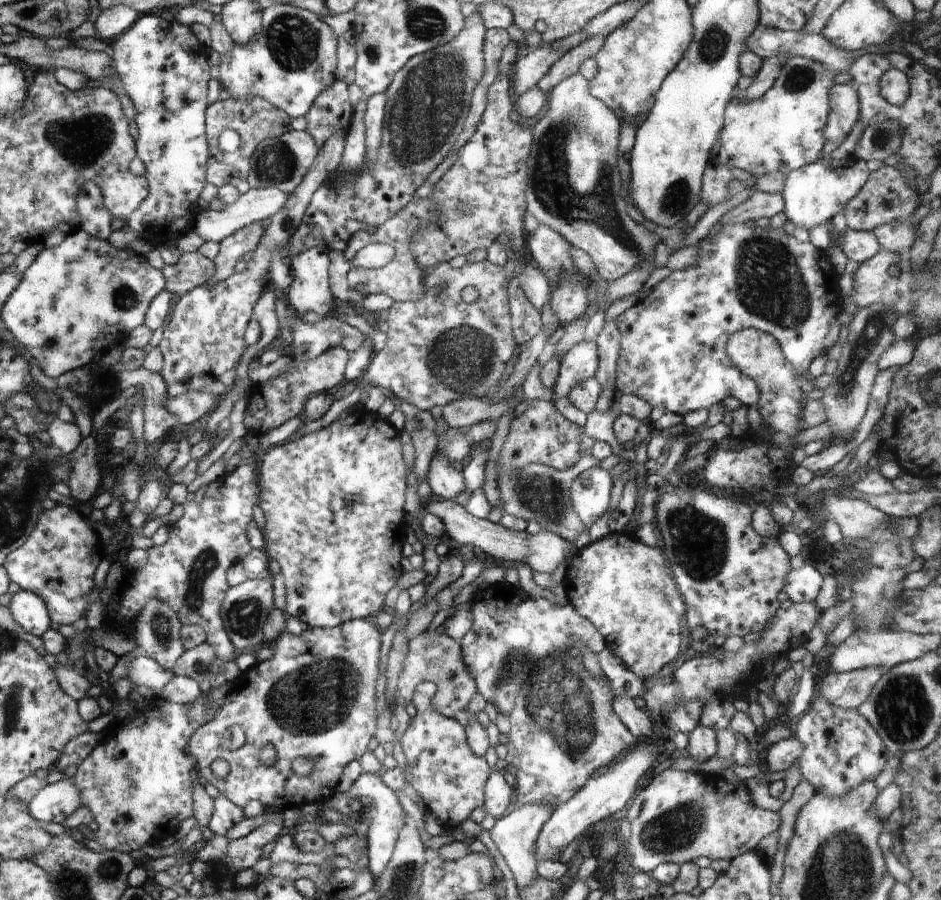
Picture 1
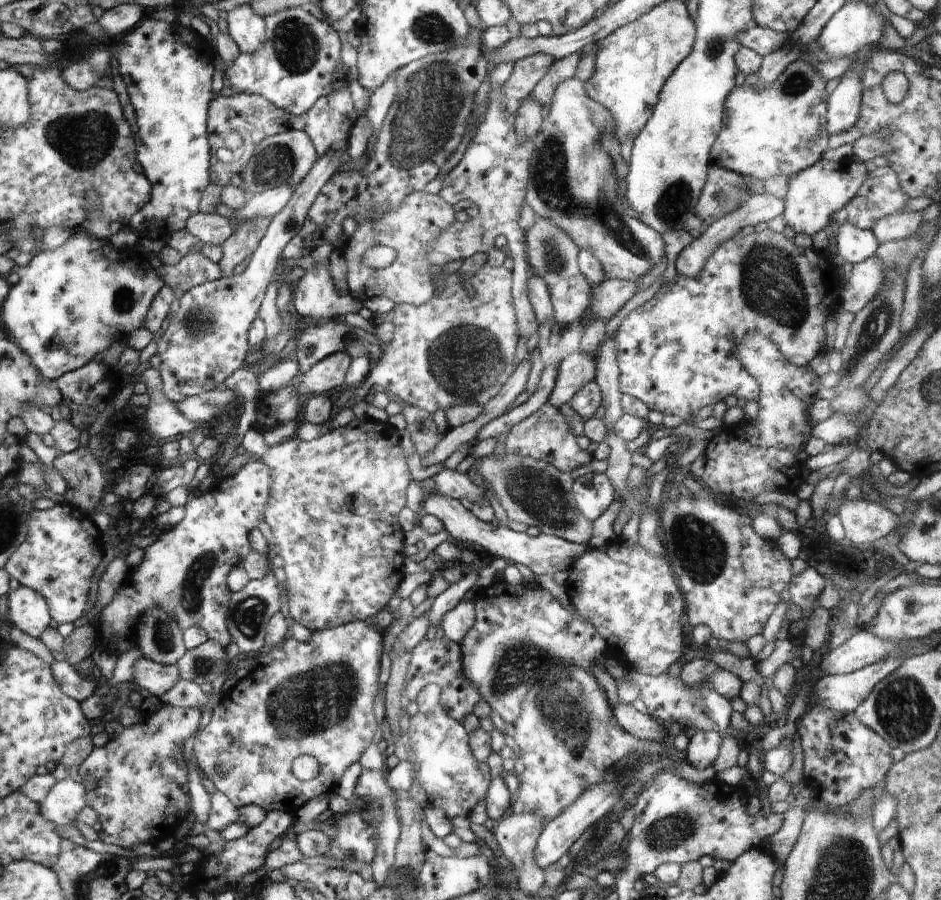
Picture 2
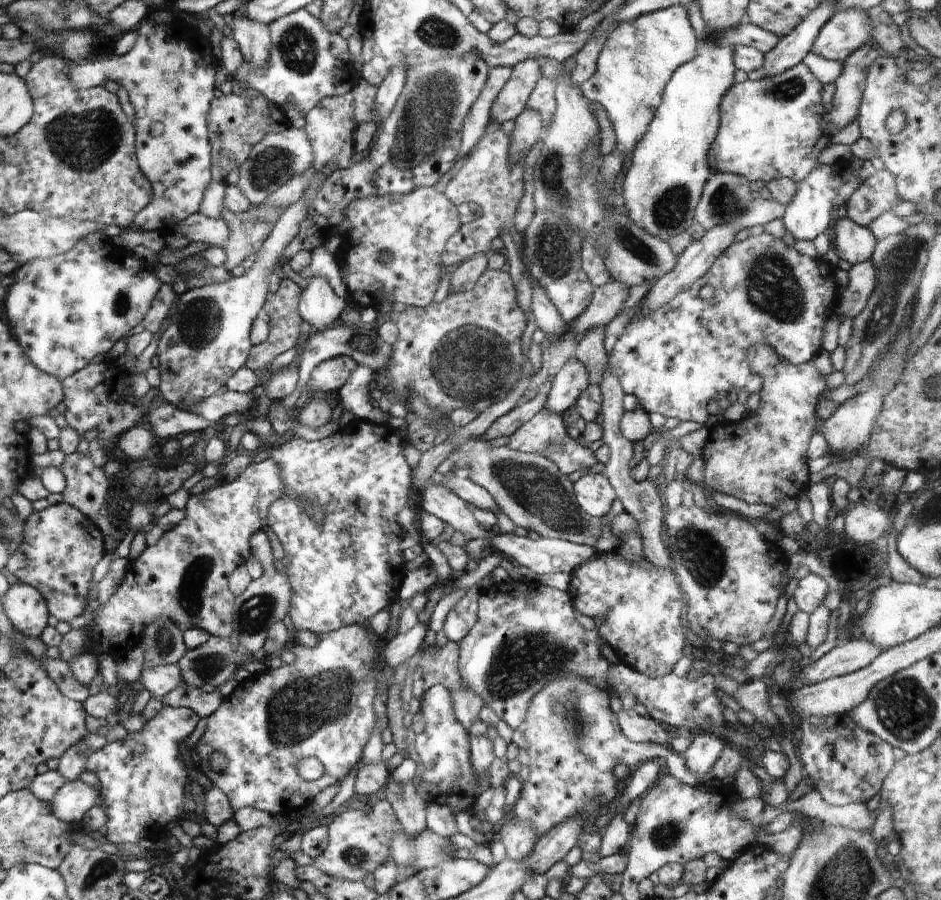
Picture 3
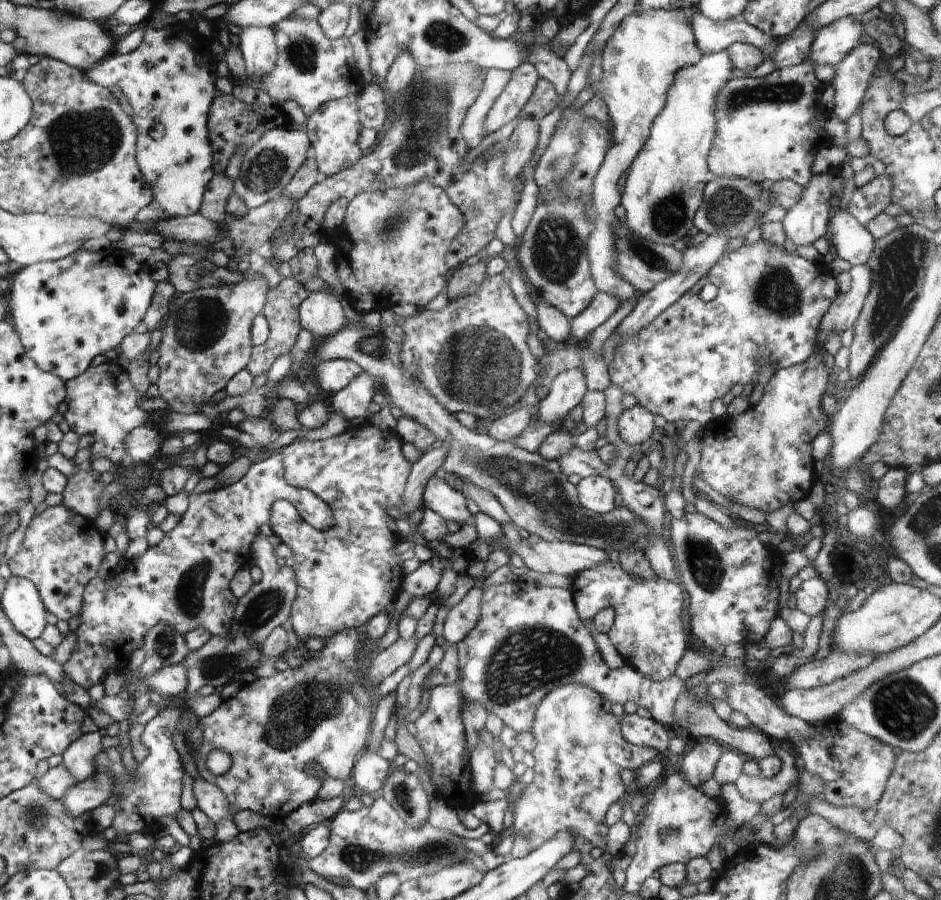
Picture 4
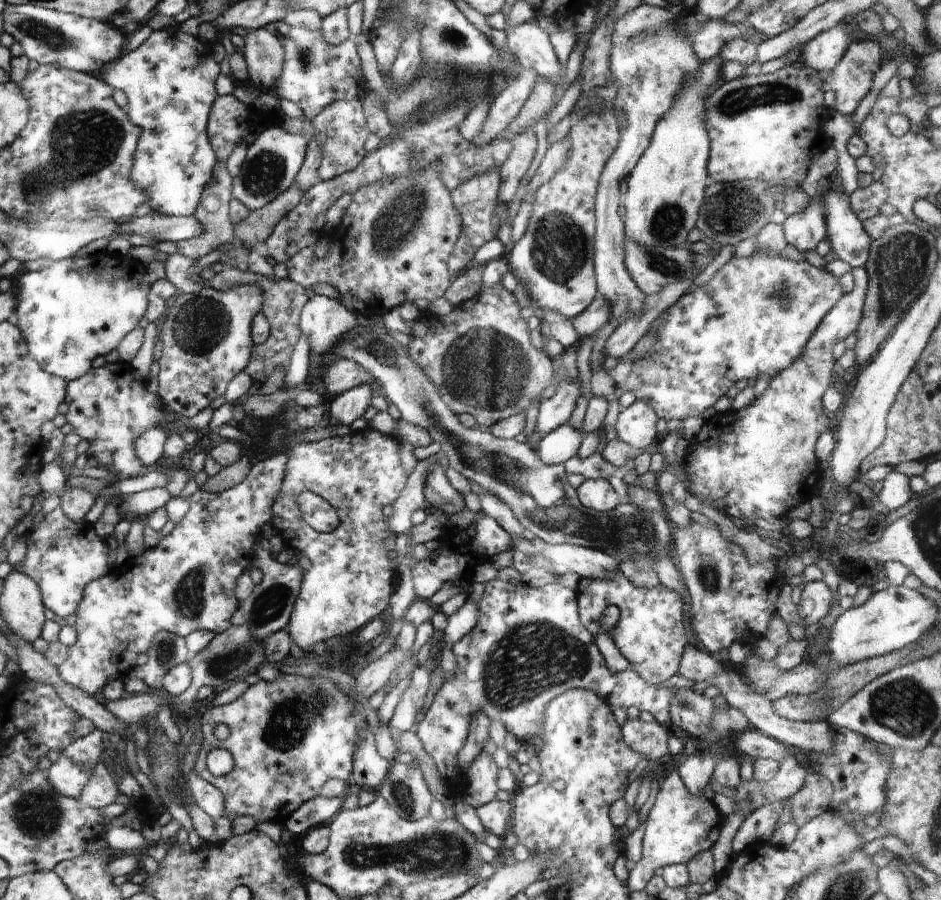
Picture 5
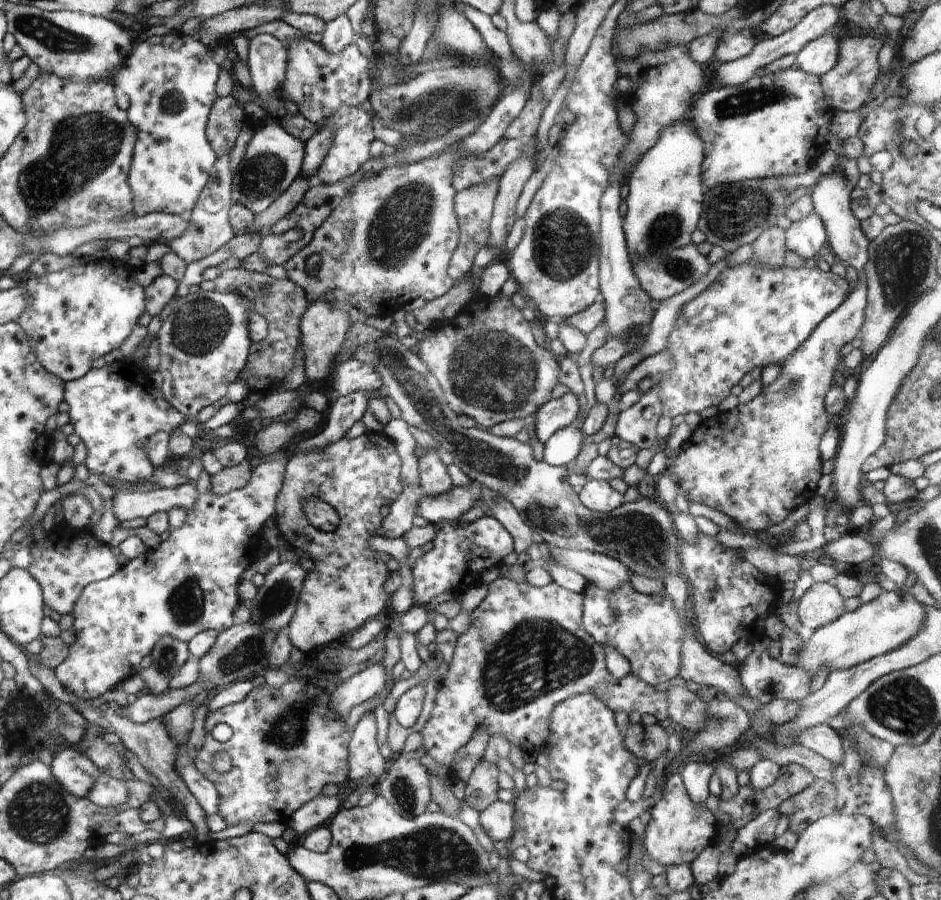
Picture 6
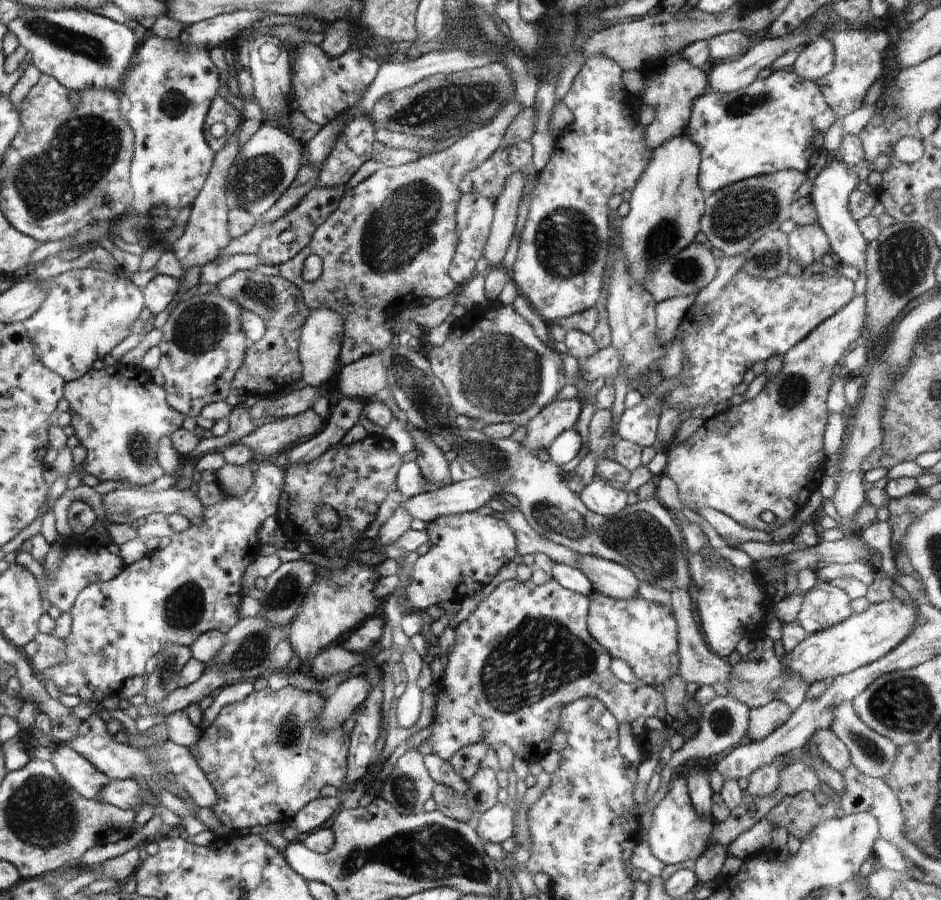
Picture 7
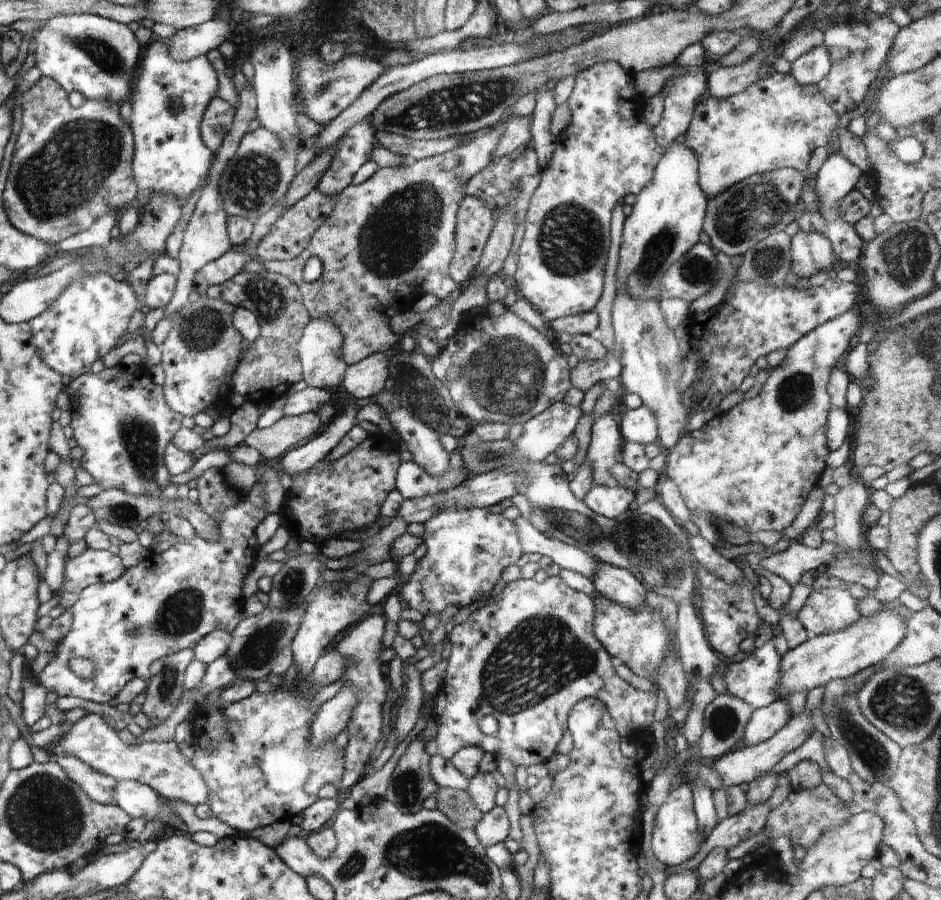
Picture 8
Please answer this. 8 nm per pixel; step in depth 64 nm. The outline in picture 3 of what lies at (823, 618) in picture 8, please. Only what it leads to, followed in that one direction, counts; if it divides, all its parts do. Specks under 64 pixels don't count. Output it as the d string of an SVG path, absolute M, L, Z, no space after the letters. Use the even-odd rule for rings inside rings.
M810 572L804 578L798 579L798 586L794 590L793 599L800 611L810 615L818 606L823 604L828 592L828 584L826 584L824 578Z

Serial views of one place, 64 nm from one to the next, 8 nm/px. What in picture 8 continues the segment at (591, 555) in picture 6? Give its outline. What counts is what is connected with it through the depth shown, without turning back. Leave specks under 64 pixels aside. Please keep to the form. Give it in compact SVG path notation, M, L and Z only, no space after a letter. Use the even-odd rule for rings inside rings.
M598 561L592 584L599 595L622 606L638 610L647 604L645 585L624 568Z

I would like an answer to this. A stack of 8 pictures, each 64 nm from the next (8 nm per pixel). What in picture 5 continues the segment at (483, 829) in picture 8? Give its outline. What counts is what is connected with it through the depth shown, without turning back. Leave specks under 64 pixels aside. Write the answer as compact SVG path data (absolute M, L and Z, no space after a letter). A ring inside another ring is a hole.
M491 801L485 806L476 809L476 813L488 835L503 839L511 832L511 830L508 831L508 820L512 819L513 814L511 801Z

